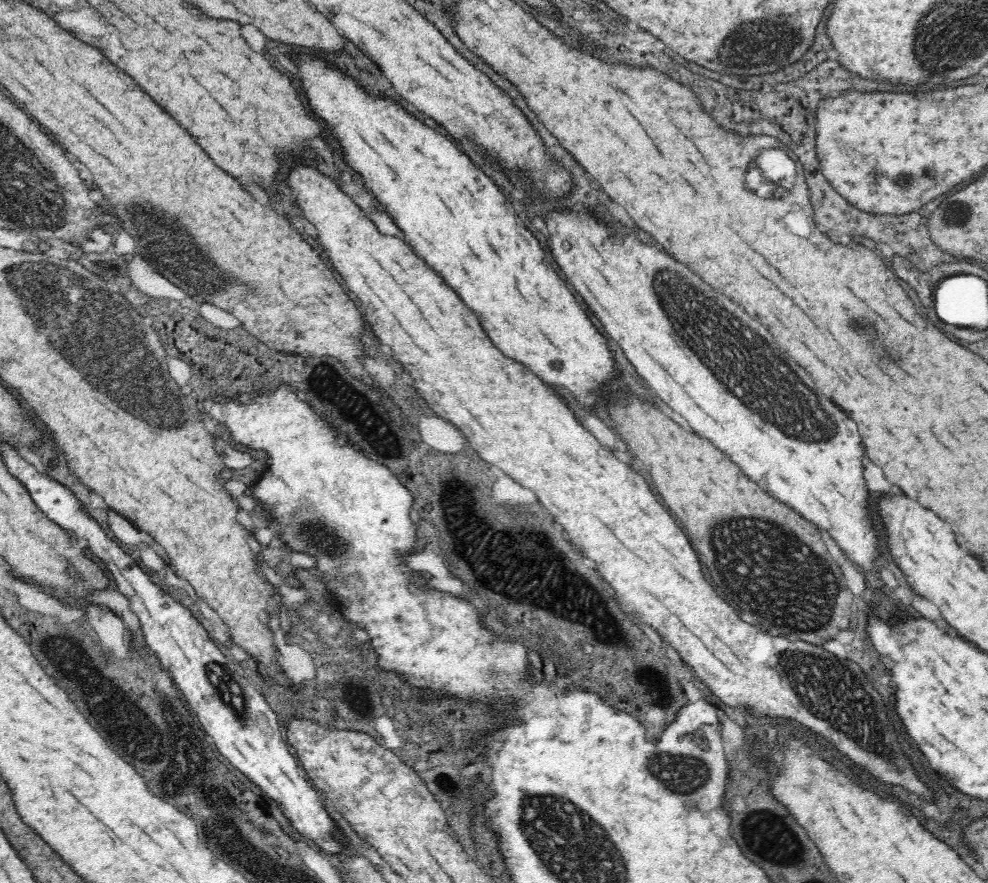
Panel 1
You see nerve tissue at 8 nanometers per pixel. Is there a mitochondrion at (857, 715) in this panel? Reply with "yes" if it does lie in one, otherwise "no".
yes

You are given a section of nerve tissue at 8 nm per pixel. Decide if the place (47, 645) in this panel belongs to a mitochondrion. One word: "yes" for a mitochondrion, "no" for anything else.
no

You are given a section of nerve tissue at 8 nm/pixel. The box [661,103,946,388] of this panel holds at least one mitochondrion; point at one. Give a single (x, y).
(862, 324)

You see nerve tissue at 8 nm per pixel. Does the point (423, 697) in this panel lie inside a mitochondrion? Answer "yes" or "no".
no

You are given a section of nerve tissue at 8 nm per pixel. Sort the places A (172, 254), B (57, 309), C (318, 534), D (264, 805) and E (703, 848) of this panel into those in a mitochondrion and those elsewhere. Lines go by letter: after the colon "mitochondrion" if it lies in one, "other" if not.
A: mitochondrion
B: mitochondrion
C: mitochondrion
D: other
E: other

